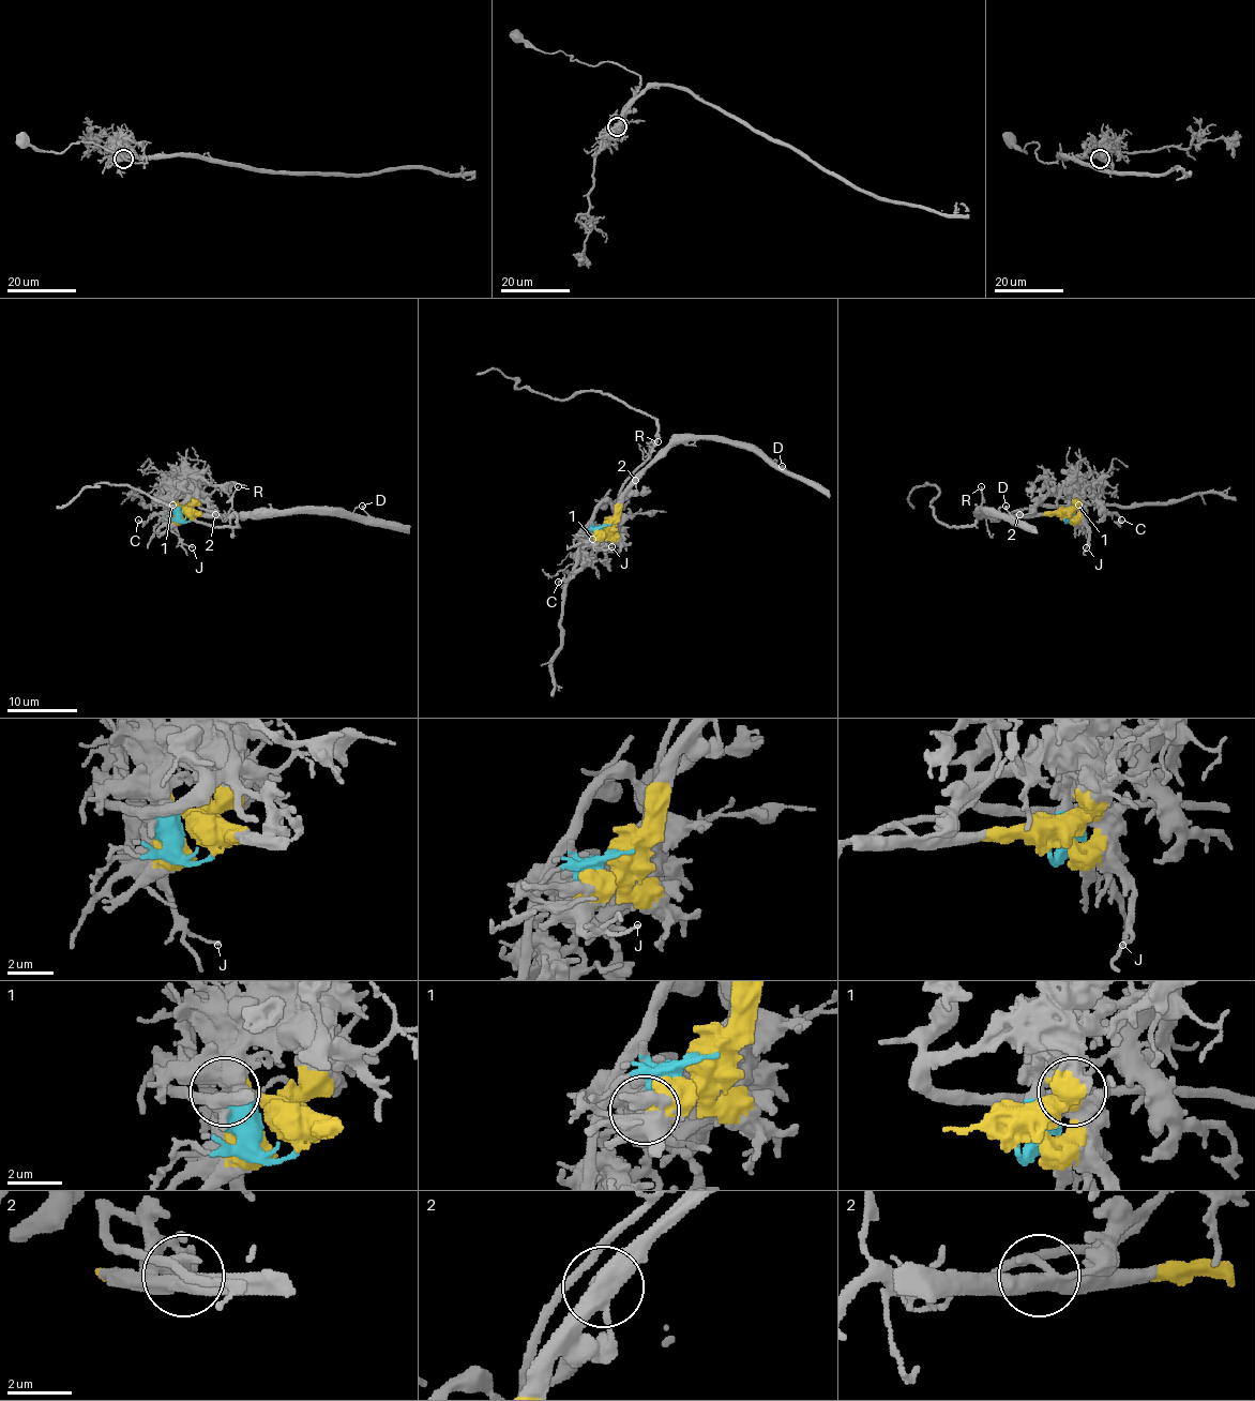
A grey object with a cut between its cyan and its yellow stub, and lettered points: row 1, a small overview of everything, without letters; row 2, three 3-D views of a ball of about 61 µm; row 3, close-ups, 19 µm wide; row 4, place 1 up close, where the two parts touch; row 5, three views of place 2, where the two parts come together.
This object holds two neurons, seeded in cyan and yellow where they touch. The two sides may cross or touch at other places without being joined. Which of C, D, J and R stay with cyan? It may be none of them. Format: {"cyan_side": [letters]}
{"cyan_side": ["C", "R"]}

